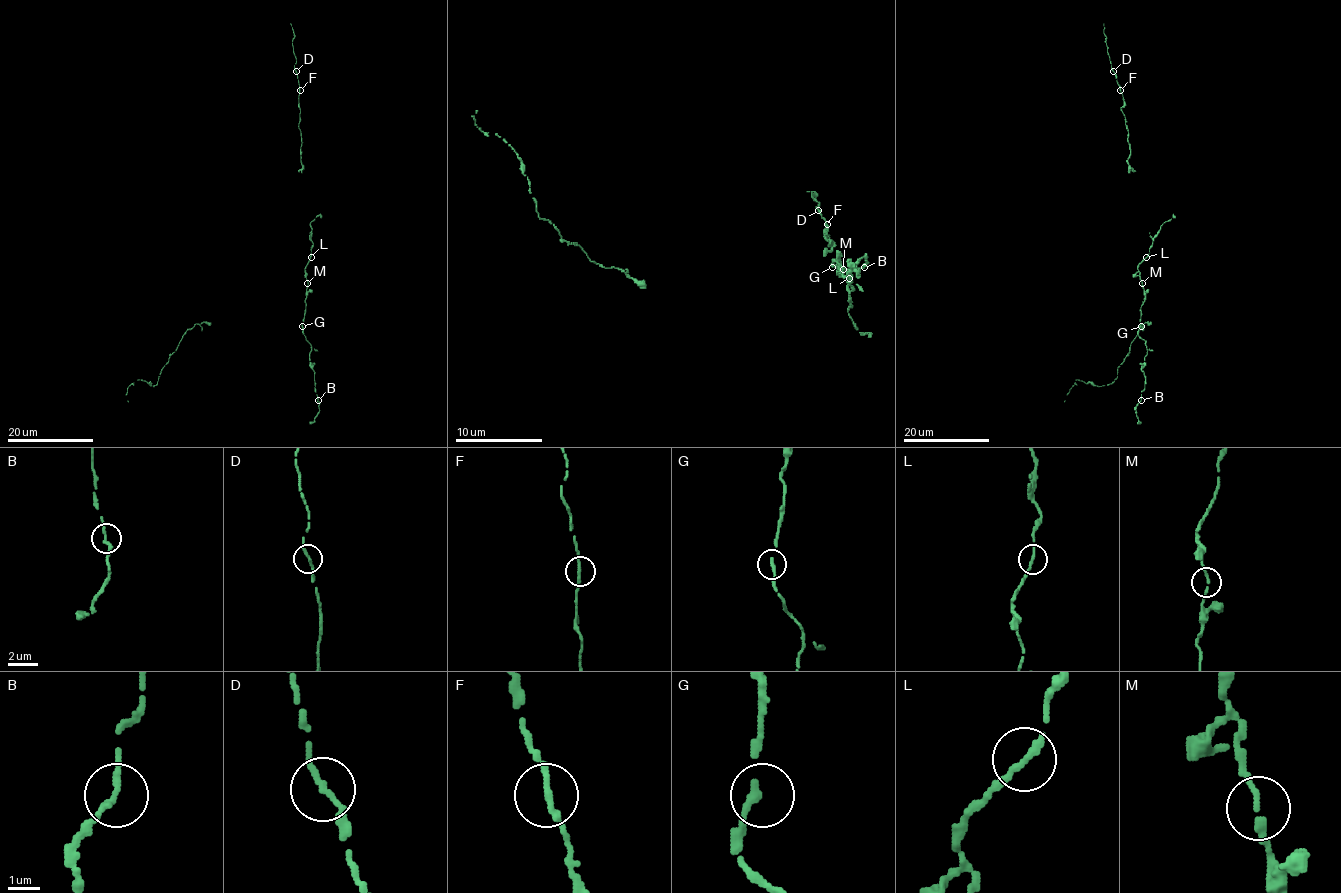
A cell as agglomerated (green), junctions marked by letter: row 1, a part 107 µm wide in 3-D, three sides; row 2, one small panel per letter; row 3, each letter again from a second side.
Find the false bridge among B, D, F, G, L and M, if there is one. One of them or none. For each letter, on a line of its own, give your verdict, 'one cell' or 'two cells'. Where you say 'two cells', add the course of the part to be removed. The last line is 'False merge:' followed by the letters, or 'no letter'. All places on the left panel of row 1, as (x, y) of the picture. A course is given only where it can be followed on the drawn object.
B: one cell
D: one cell
F: one cell
G: one cell
L: one cell
M: one cell
False merge: no letter

